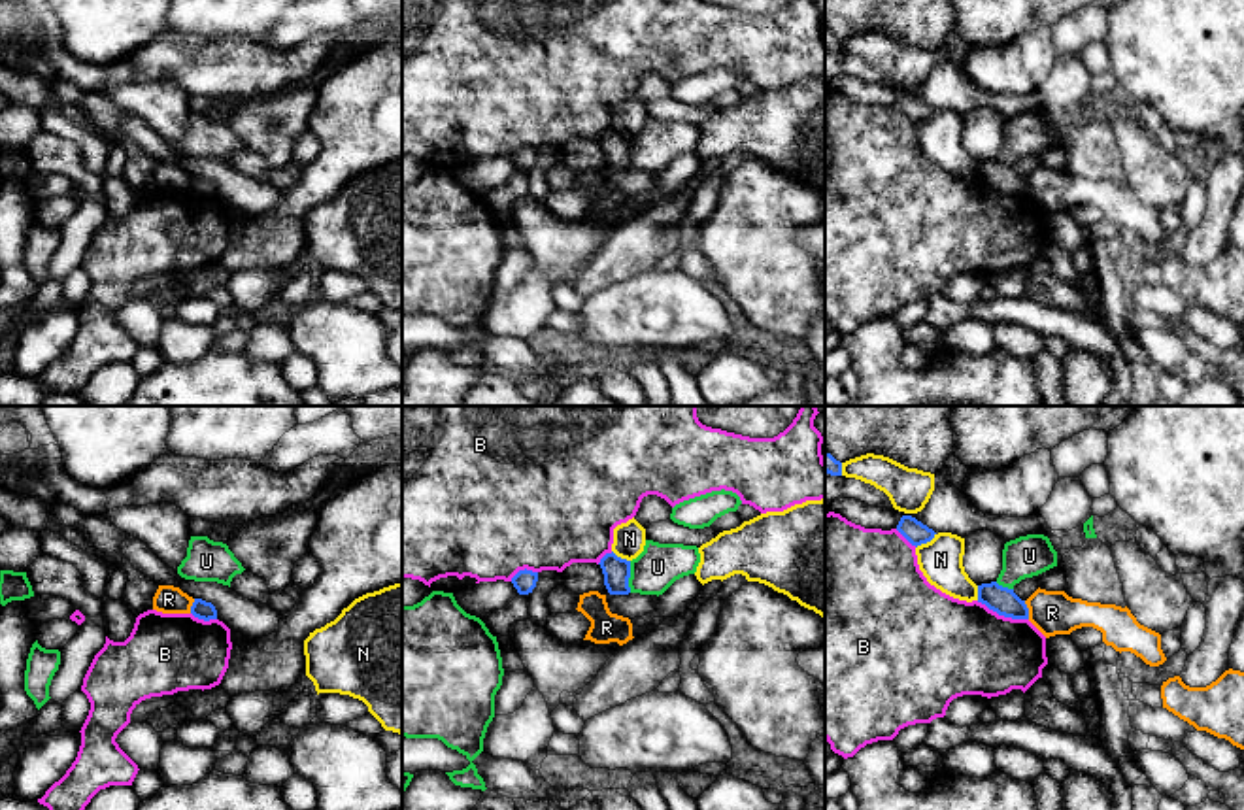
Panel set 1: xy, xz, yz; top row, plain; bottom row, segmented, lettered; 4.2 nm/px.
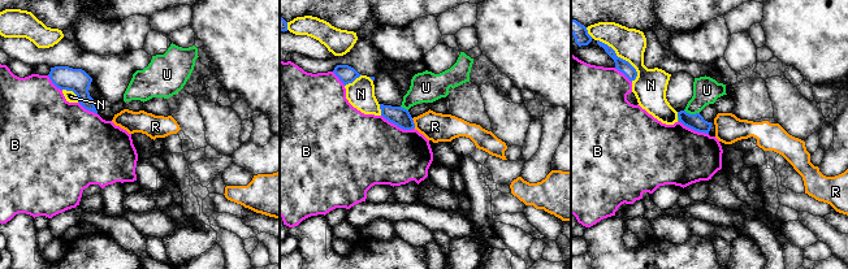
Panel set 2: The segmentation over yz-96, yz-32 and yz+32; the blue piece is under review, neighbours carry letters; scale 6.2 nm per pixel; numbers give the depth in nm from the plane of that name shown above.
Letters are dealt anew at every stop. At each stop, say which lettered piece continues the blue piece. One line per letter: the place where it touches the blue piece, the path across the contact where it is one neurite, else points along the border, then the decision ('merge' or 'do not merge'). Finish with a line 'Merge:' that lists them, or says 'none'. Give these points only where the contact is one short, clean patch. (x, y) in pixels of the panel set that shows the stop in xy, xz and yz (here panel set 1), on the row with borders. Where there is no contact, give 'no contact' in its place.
B: yz (1003, 614) | do not merge
N: yz (925, 542) | do not merge
R: yz (1027, 610) | do not merge
U: xz (629, 576) | do not merge
Merge: none

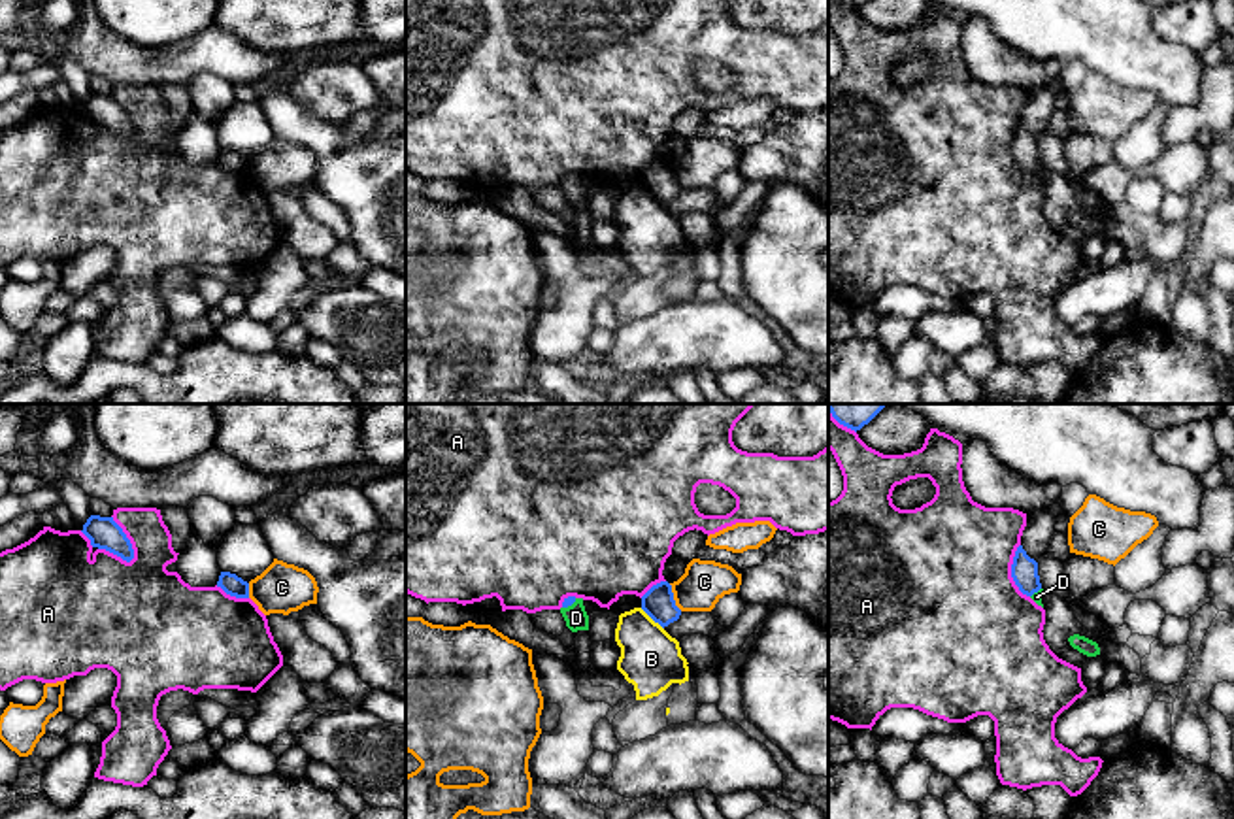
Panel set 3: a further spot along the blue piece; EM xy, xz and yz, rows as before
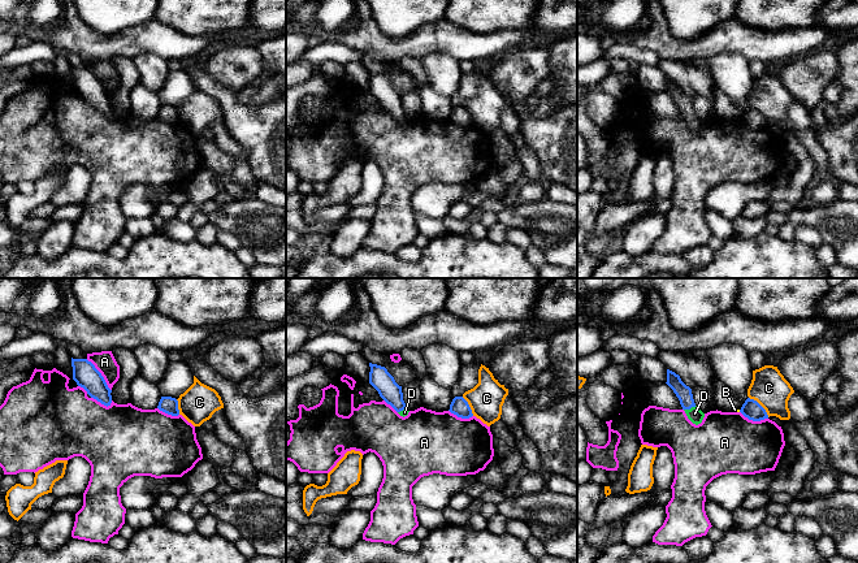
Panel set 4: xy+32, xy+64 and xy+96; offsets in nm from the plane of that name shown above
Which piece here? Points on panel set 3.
A: xy (129, 540) | do not merge
B: xz (651, 618) | do not merge
C: xz (672, 597) | do not merge
D: xz (568, 604) | across xz (568, 601), (568, 604), (576, 618) | merge
Merge: D

